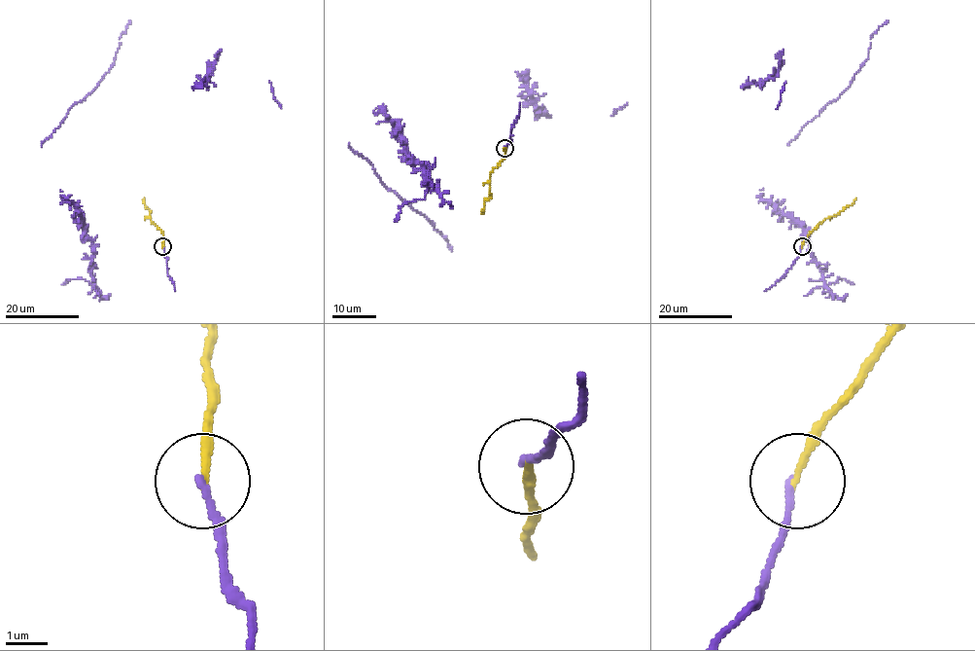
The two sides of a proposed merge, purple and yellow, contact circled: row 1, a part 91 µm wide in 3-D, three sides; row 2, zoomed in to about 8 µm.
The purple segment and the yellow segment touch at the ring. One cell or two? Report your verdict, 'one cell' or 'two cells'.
one cell

